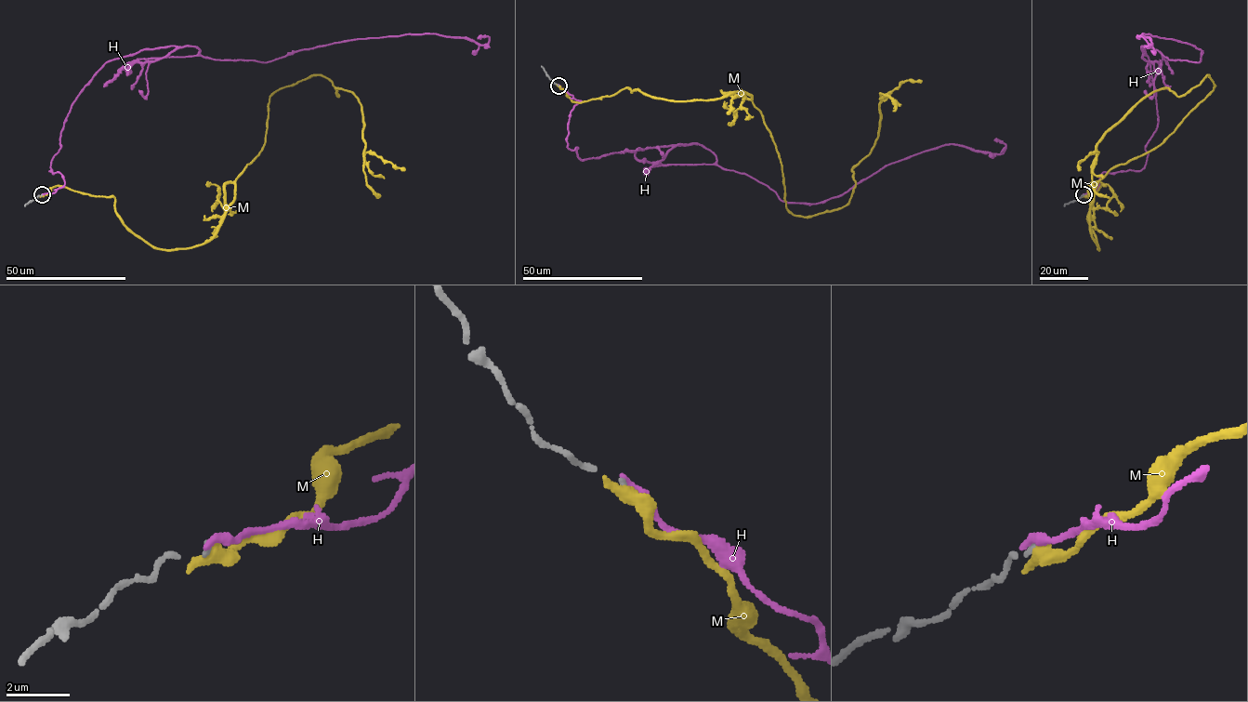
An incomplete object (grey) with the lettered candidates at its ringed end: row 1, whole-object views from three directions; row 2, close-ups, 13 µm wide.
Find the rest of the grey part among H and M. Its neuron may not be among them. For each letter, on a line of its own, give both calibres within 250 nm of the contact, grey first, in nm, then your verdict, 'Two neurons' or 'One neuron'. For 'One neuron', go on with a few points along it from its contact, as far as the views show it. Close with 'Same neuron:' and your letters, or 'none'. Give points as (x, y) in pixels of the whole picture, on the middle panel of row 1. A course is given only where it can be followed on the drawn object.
H: Thickness 130 nm (grey) against 280 nm. Two neurons
M: Thickness 130 nm (grey) against 550 nm. Two neurons
Same neuron: none

